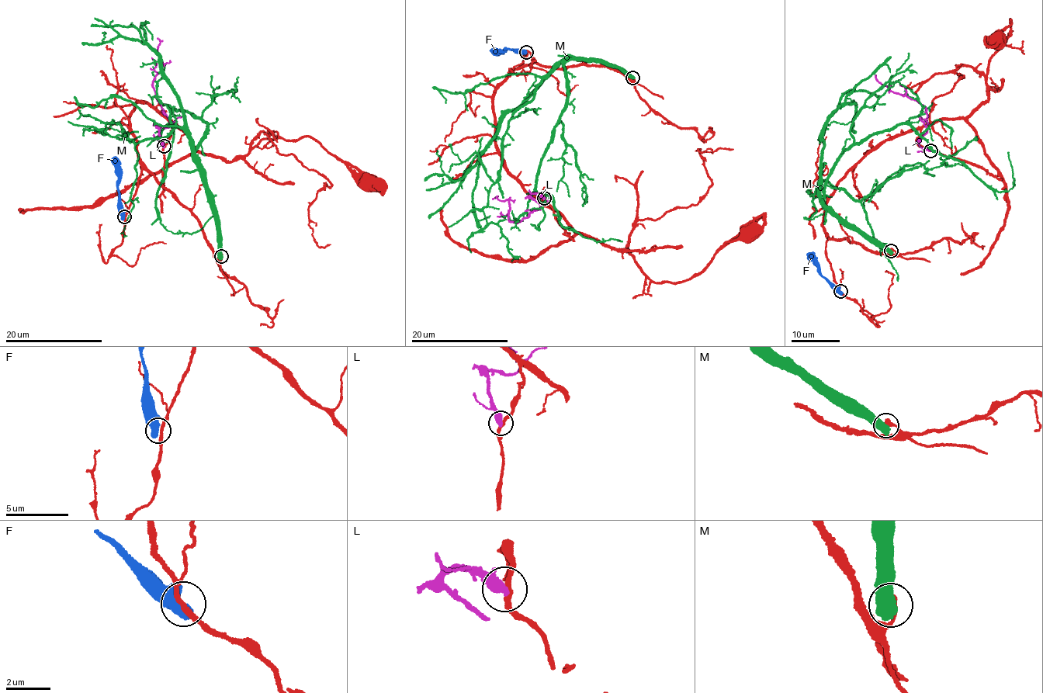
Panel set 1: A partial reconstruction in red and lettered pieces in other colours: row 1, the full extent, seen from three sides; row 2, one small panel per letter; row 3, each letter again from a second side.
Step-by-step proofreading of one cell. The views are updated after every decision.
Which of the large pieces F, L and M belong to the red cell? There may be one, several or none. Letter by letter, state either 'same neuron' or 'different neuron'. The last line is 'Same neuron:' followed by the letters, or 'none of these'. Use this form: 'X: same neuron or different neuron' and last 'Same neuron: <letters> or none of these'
F: different neuron
L: different neuron
M: different neuron
Same neuron: none of these

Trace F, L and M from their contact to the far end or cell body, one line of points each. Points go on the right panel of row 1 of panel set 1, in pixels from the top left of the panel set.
F: (840, 291), (823, 276), (816, 257), (808, 253)
L: (930, 150), (919, 144), (926, 132), (925, 106), (892, 91), (882, 84), (876, 74)
M: (891, 251), (826, 209), (825, 181), (837, 157), (907, 123), (999, 192), (1014, 185), (1008, 152)

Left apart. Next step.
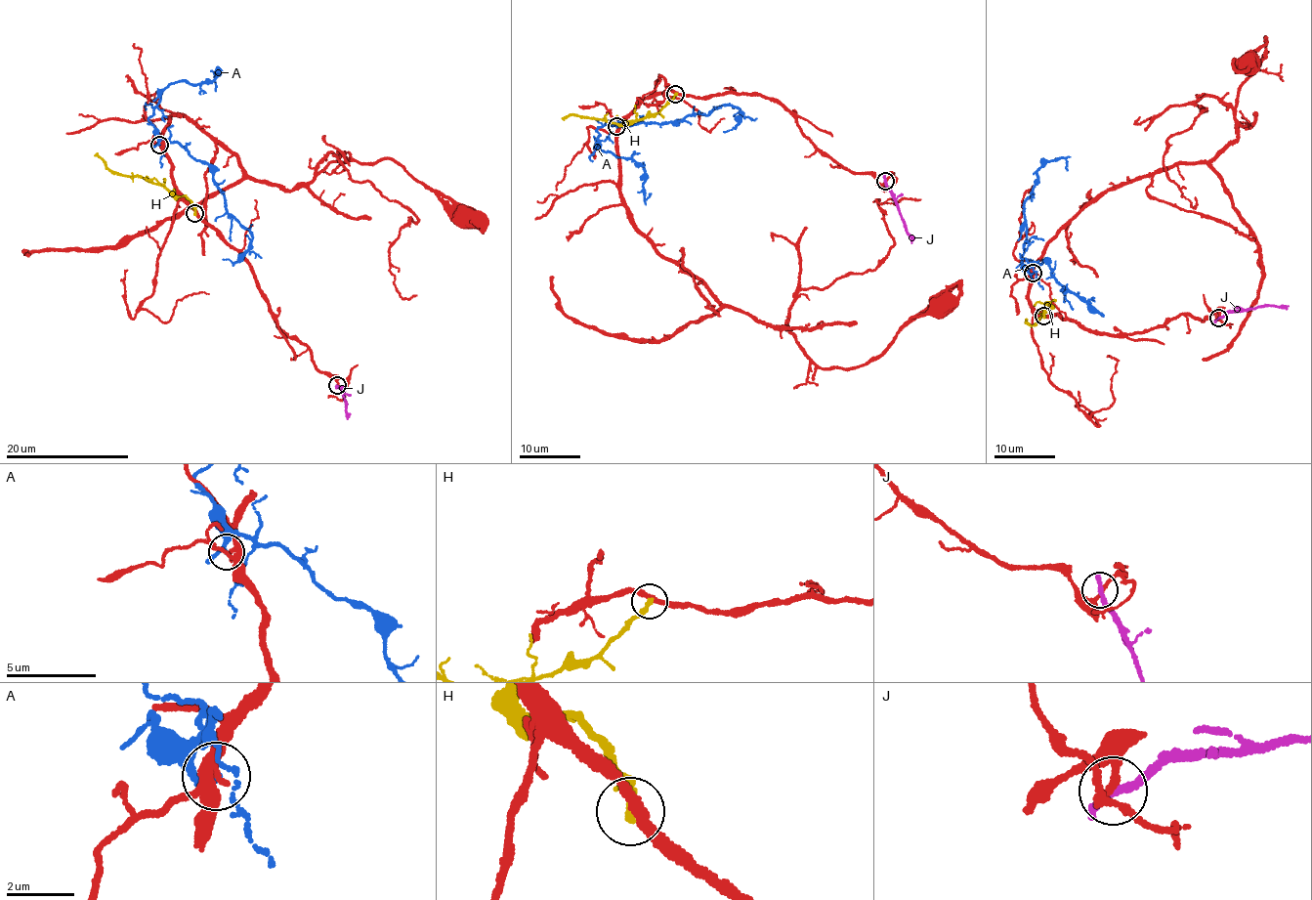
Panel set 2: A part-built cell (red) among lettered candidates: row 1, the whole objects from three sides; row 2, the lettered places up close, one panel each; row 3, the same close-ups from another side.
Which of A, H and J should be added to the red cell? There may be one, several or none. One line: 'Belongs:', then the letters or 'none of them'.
Belongs: none of them

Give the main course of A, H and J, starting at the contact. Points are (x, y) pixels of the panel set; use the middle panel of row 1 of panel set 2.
A: (616, 126), (673, 123), (695, 113), (709, 114), (721, 106), (739, 108), (737, 124), (724, 131)
H: (676, 95), (655, 113), (630, 123), (572, 115), (562, 120)
J: (884, 181), (910, 243)

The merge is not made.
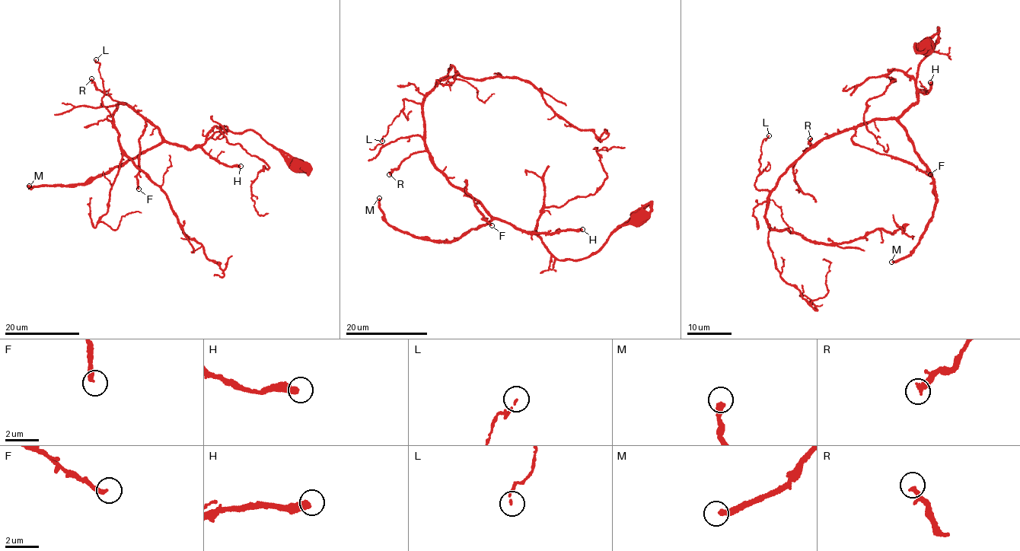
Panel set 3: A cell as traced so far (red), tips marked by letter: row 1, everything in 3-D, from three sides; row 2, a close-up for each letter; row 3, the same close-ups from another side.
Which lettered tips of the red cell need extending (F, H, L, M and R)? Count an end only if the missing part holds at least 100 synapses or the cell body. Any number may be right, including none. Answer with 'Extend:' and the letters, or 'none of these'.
Extend: H, M

